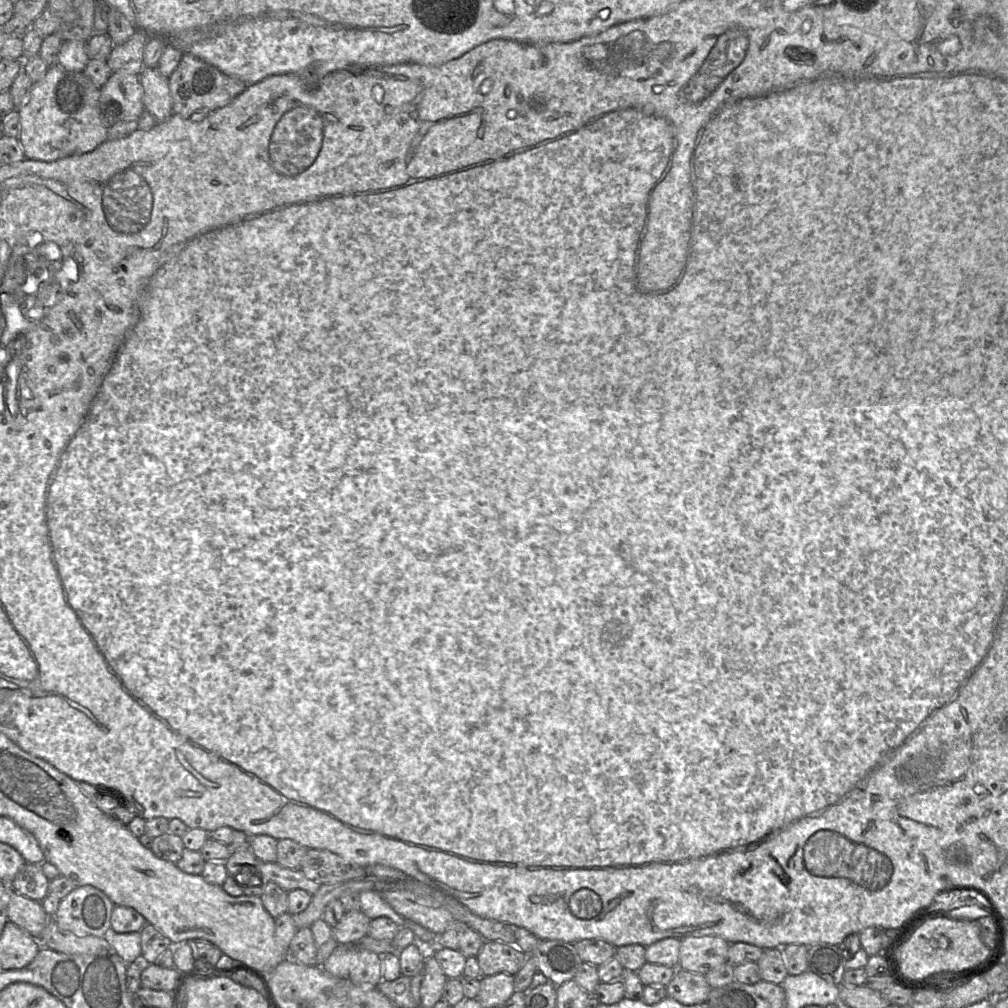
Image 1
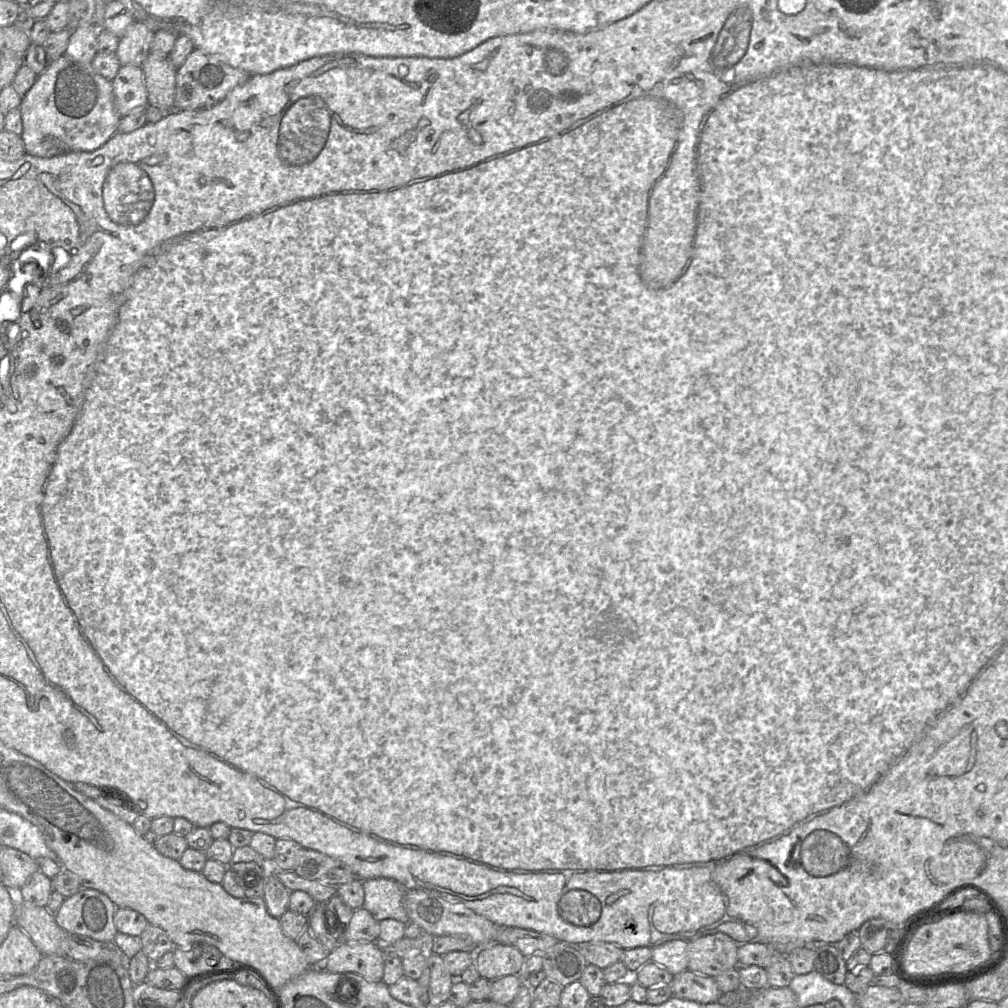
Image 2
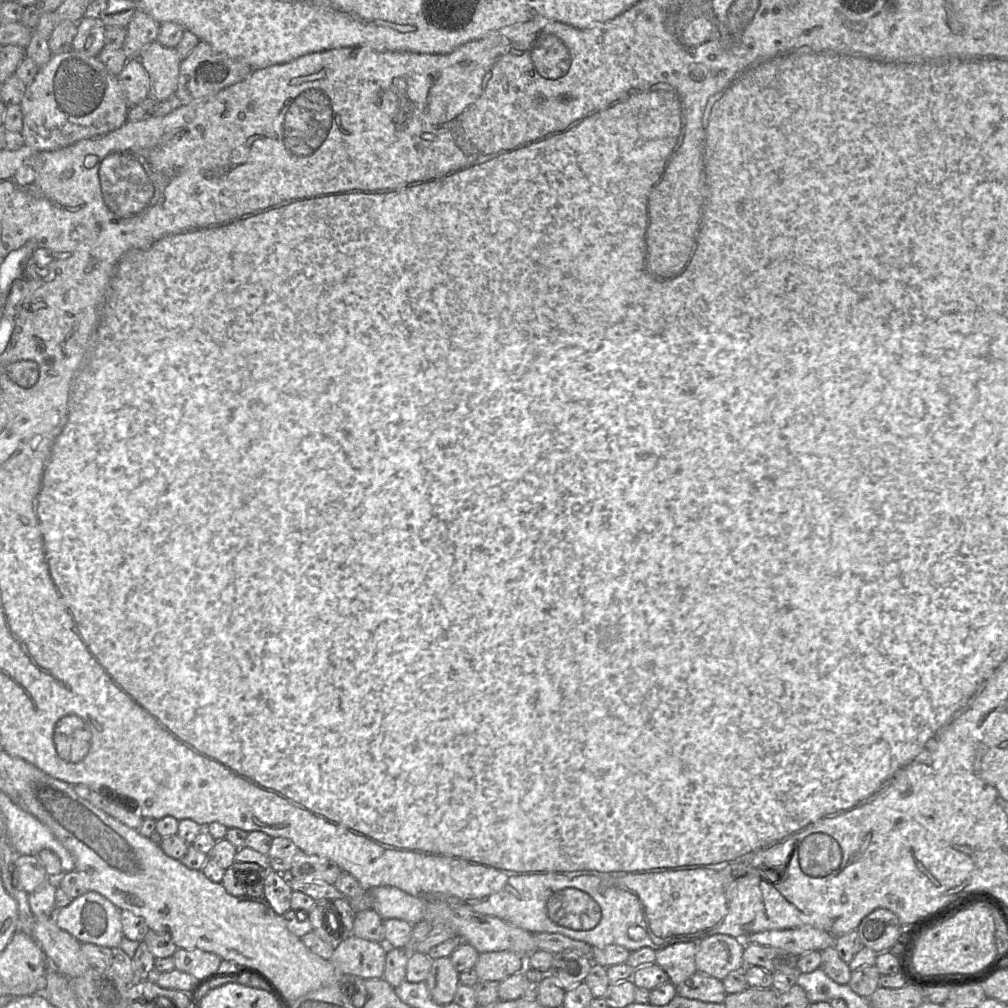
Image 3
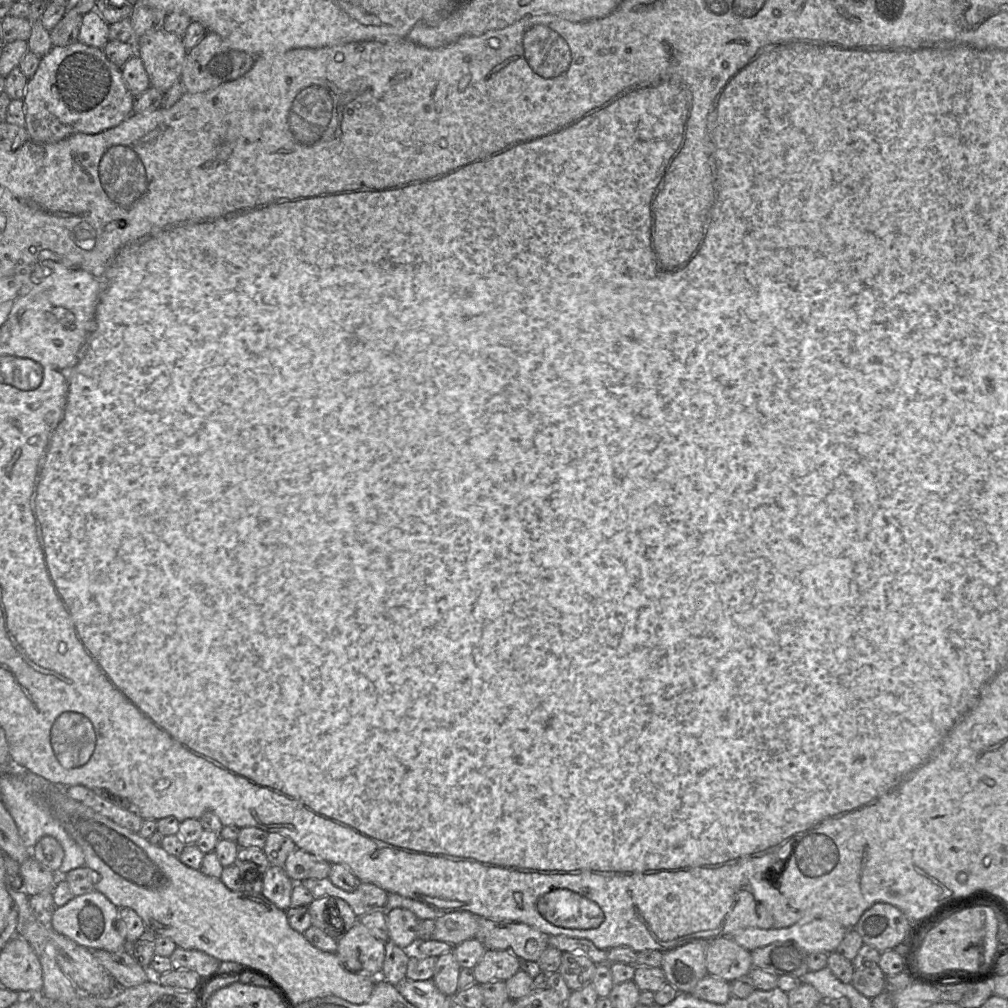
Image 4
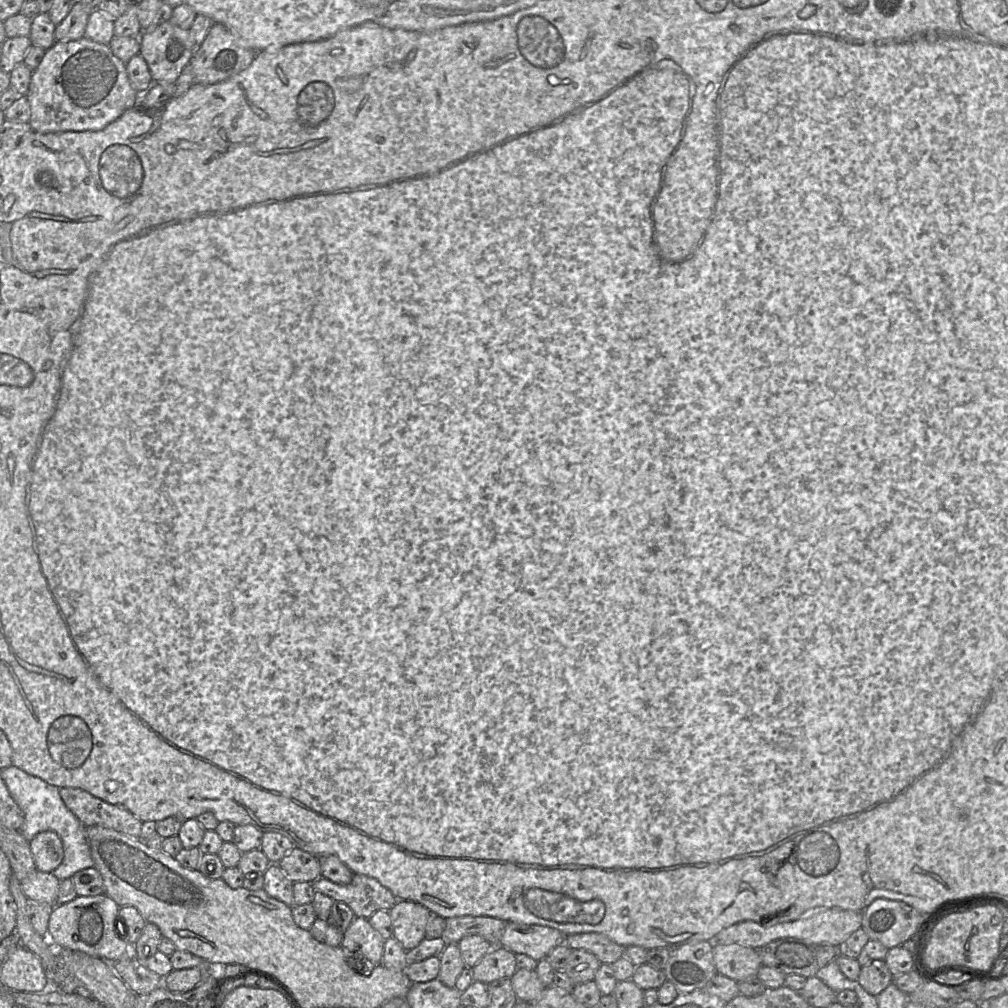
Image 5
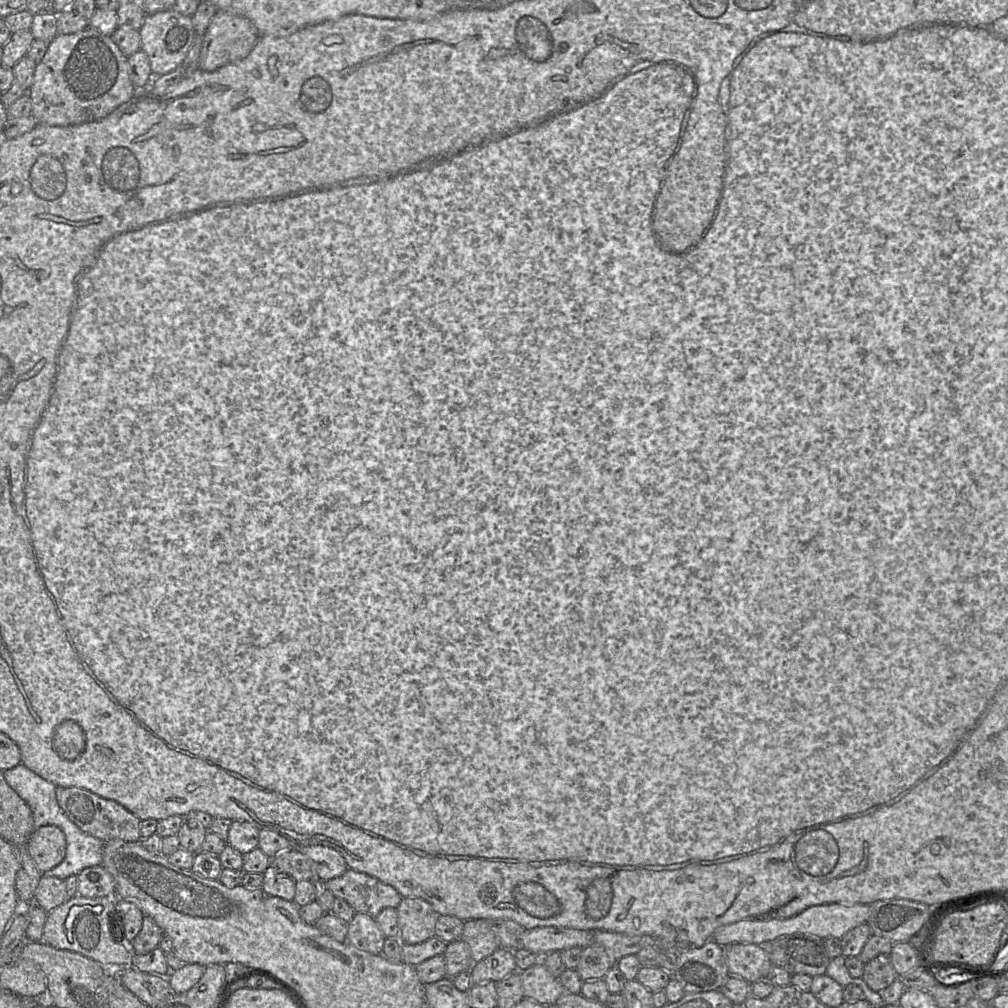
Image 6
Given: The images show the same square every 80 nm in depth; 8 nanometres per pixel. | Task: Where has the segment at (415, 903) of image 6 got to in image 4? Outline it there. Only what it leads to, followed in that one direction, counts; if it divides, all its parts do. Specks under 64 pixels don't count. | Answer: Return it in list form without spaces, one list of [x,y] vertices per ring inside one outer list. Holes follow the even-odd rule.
[[[394,908],[385,912],[389,941],[400,948],[413,950],[418,943],[419,918],[407,908]]]

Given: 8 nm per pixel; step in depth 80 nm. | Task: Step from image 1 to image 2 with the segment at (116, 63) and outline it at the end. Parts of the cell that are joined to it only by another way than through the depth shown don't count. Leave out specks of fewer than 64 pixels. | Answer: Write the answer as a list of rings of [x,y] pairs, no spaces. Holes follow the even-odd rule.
[[[134,20],[120,37],[118,48],[115,52],[121,66],[142,66],[150,52],[150,46],[155,31],[146,23]]]

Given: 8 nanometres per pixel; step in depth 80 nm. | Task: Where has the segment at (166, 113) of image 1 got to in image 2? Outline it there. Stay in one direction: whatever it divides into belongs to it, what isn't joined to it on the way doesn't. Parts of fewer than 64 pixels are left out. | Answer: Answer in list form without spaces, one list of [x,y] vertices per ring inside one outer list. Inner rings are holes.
[[[149,52],[141,66],[144,73],[144,81],[148,92],[148,104],[159,108],[165,113],[174,110],[177,70],[168,56],[155,56]]]

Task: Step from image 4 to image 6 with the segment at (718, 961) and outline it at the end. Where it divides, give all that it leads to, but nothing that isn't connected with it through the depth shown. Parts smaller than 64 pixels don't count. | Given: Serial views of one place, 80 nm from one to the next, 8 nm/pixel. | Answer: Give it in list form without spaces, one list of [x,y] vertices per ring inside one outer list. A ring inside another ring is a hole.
[[[733,944],[725,948],[730,975],[756,982],[768,977],[773,965],[764,948],[756,944]]]

